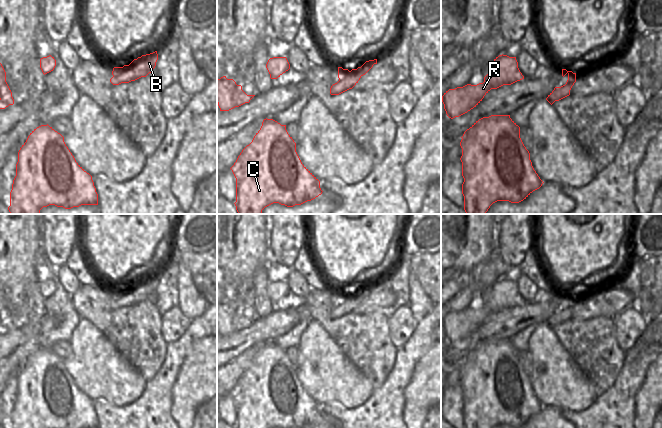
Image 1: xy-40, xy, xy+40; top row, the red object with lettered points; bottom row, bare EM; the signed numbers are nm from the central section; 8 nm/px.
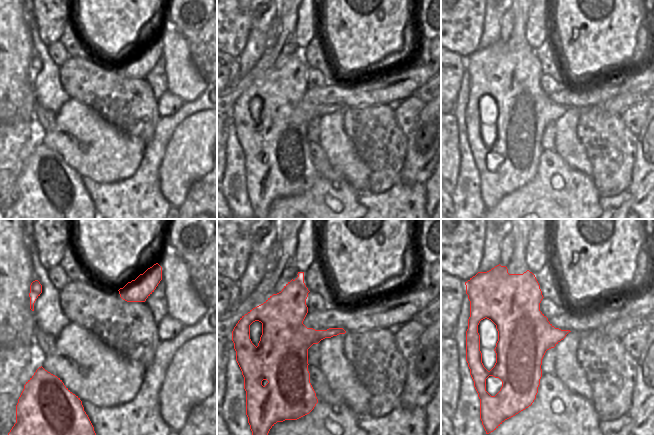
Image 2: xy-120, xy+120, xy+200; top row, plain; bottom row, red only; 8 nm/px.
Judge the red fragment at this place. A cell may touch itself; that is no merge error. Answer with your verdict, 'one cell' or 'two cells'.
one cell

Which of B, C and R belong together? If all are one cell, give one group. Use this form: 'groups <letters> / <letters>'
groups B C R

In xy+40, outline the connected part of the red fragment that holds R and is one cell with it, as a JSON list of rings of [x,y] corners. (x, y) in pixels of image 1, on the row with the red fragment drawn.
[[[499,55],[488,68],[484,82],[477,85],[449,89],[442,96],[444,109],[449,118],[459,117],[476,107],[491,90],[503,85],[511,85],[524,79],[518,68],[516,57]]]

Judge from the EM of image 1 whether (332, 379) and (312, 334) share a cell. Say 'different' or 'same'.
same

